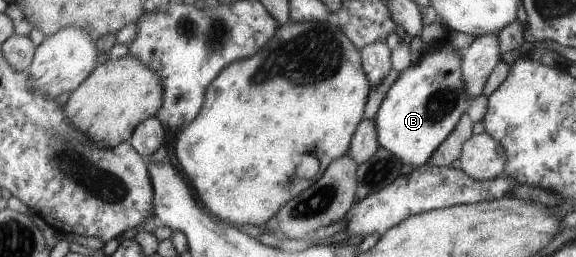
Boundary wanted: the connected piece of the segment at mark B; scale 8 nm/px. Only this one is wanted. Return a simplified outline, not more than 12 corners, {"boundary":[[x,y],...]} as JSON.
{"boundary":[[431,42],[387,89],[379,146],[414,169],[465,112],[461,52]]}

